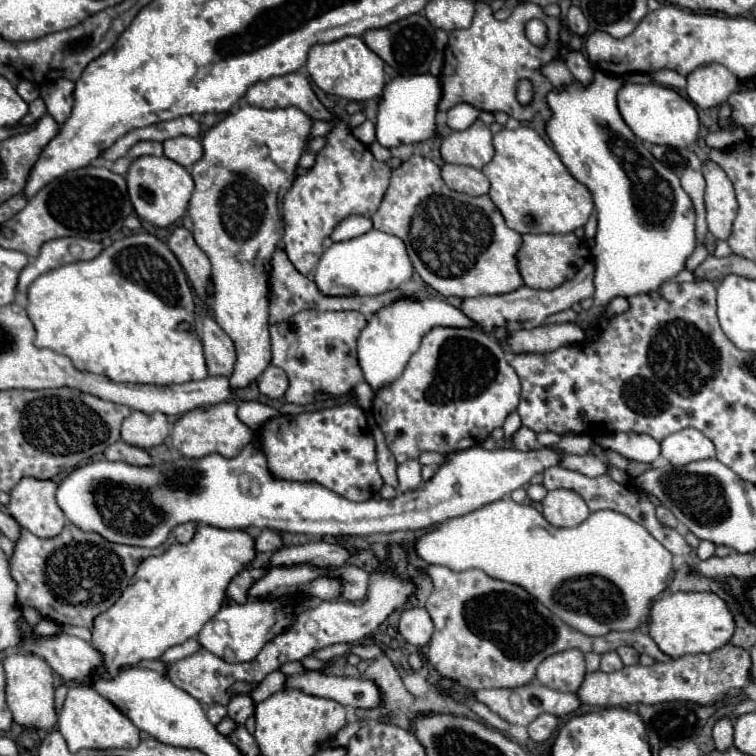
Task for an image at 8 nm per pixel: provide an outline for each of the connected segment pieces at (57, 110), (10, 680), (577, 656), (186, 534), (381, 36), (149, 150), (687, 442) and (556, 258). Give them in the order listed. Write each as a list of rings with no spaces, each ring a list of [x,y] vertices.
[[[59,79],[41,89],[41,99],[45,101],[49,115],[53,115],[53,119],[57,123],[65,123],[71,113],[73,89],[75,89],[75,85],[67,79]]]
[[[9,653],[3,659],[5,675],[7,675],[7,705],[13,713],[13,721],[23,727],[35,727],[49,731],[57,725],[57,709],[55,709],[55,675],[47,661],[33,653]]]
[[[567,649],[547,657],[537,667],[537,679],[545,687],[575,693],[585,677],[585,661],[579,649]]]
[[[183,523],[183,525],[177,525],[175,529],[173,529],[173,533],[175,533],[175,539],[179,541],[179,543],[189,543],[191,541],[191,537],[193,537],[193,533],[195,533],[195,523]]]
[[[415,13],[383,29],[371,29],[363,35],[363,41],[371,51],[375,51],[387,65],[391,65],[401,75],[427,73],[429,63],[435,55],[435,29],[427,21],[427,17],[423,17],[423,13]]]
[[[139,141],[139,143],[135,143],[135,145],[131,147],[129,155],[131,155],[133,159],[143,157],[143,155],[157,155],[157,157],[161,157],[161,155],[163,155],[163,145],[157,143],[157,141]]]
[[[681,429],[661,441],[661,455],[671,465],[687,465],[691,461],[715,457],[715,445],[697,429]]]
[[[573,233],[567,235],[523,235],[523,245],[517,251],[517,267],[527,287],[553,289],[567,277],[573,277],[589,259],[589,247]]]

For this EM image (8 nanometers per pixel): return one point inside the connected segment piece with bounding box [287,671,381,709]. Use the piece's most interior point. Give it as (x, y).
(354, 692)

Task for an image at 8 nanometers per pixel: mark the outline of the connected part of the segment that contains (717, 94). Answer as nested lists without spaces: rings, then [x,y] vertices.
[[[711,63],[697,67],[693,73],[687,75],[687,95],[693,105],[709,109],[725,103],[727,97],[737,91],[739,83],[741,81],[729,69]]]

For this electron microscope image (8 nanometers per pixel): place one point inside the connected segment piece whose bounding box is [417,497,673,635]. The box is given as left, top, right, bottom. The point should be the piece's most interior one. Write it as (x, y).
(601, 576)

